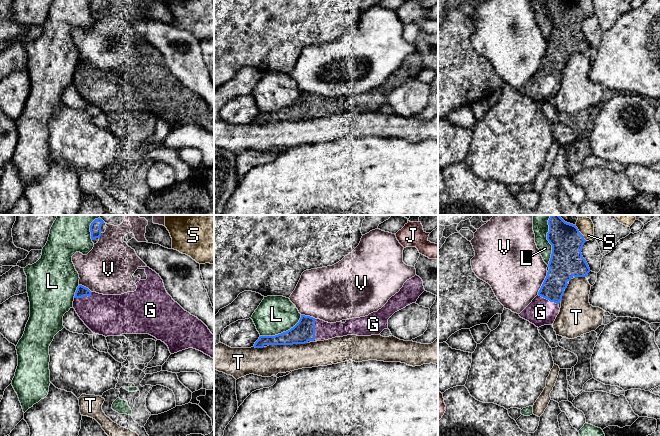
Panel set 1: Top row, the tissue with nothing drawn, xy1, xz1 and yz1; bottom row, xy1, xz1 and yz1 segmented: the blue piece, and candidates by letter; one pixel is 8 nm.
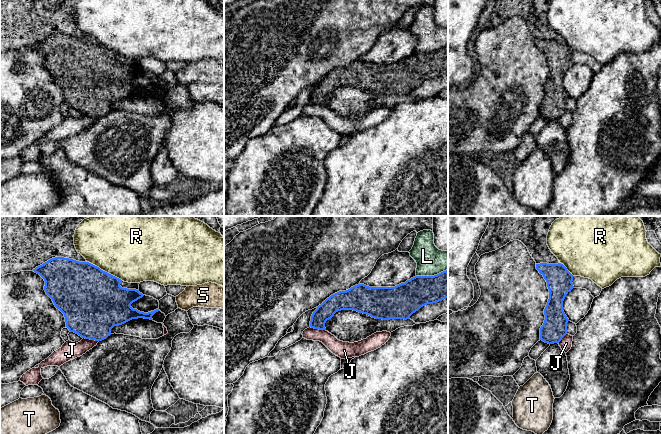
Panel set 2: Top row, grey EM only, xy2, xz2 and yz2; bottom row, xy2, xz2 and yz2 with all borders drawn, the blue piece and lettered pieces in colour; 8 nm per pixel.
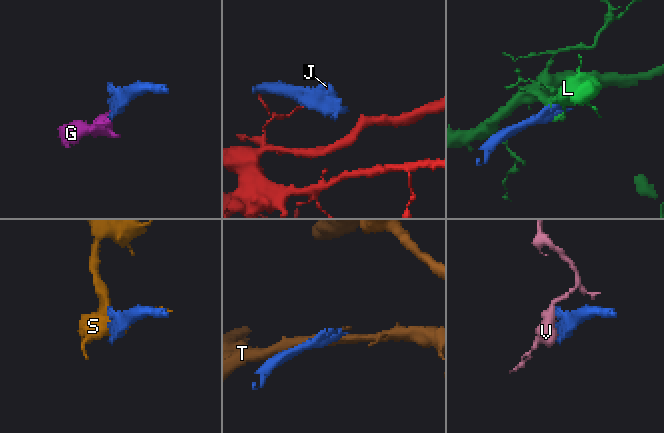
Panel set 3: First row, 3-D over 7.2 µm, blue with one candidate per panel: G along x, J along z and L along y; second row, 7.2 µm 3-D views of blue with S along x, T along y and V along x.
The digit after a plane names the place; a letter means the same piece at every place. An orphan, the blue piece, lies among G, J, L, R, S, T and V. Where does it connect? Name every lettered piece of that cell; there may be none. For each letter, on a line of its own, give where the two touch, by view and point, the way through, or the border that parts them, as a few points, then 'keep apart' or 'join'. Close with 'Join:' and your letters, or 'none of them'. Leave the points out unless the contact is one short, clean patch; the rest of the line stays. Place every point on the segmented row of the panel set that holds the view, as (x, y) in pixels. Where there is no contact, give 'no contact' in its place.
G: contact xz1 (314, 329); join
J: contact xy2 (91, 339); border xy2 (83, 337), (98, 341); keep apart
L: contact yz1 (547, 239); keep apart
R: contact xy2 (104, 271); keep apart
S: contact yz1 (579, 232); keep apart
T: contact xz1 (287, 344); keep apart
V: contact yz1 (543, 283); keep apart
Join: G

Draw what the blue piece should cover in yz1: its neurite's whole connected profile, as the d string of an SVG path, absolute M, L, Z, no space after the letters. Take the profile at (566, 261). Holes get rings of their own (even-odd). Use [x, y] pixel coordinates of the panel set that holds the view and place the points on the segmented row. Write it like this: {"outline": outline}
{"outline": "M551 215L548 225L547 240L552 245L549 270L538 295L519 314L538 328L553 325L567 282L573 276L586 277L590 272L581 253L586 240L576 225L565 222L559 215Z"}

